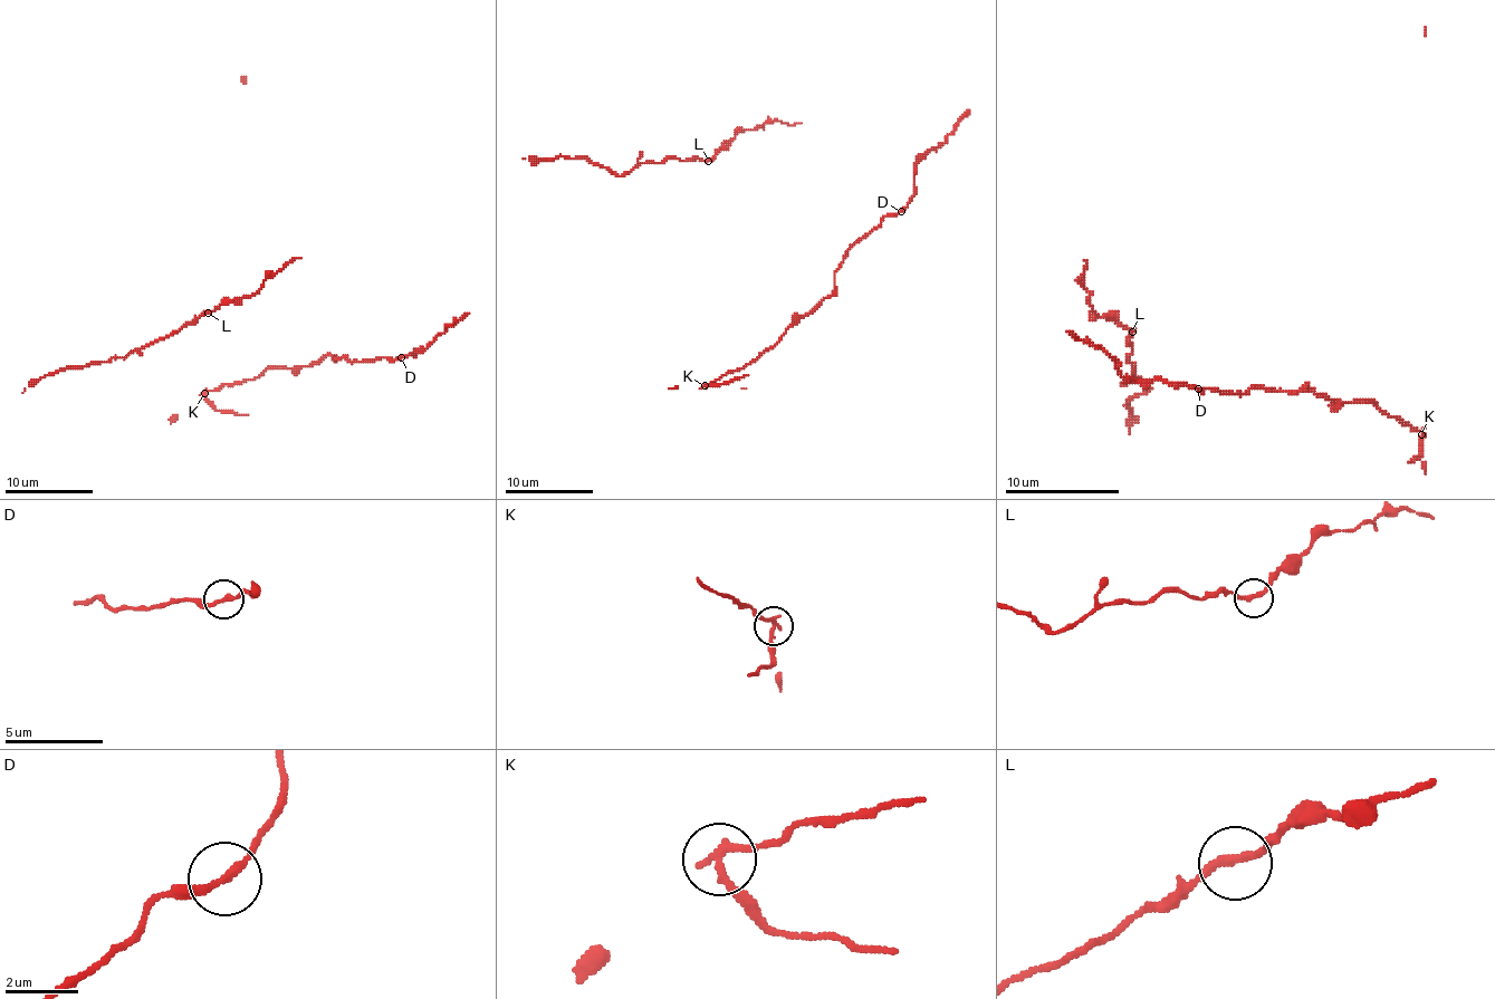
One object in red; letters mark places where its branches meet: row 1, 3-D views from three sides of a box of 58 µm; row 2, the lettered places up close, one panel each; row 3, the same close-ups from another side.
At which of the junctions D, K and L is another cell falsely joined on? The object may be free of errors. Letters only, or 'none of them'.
K

